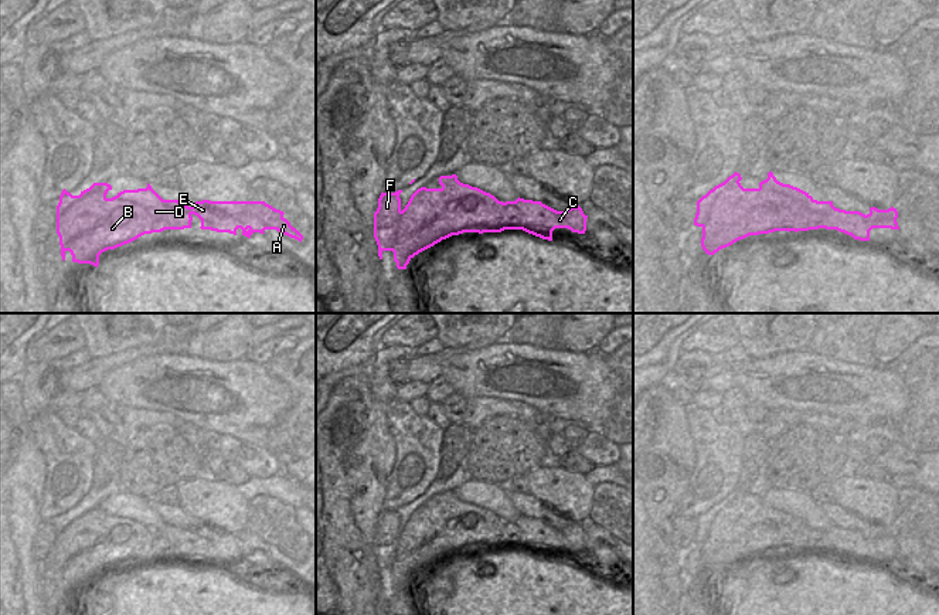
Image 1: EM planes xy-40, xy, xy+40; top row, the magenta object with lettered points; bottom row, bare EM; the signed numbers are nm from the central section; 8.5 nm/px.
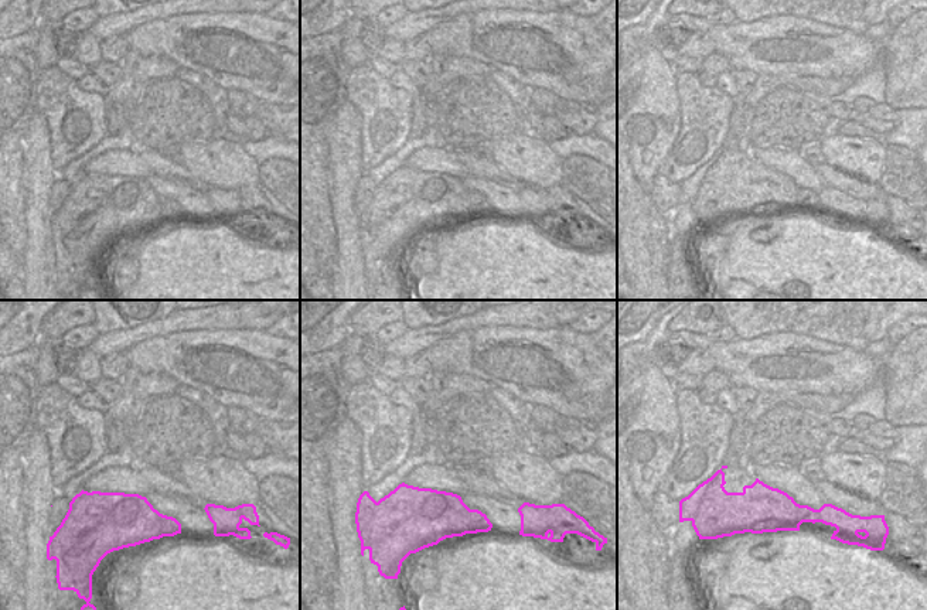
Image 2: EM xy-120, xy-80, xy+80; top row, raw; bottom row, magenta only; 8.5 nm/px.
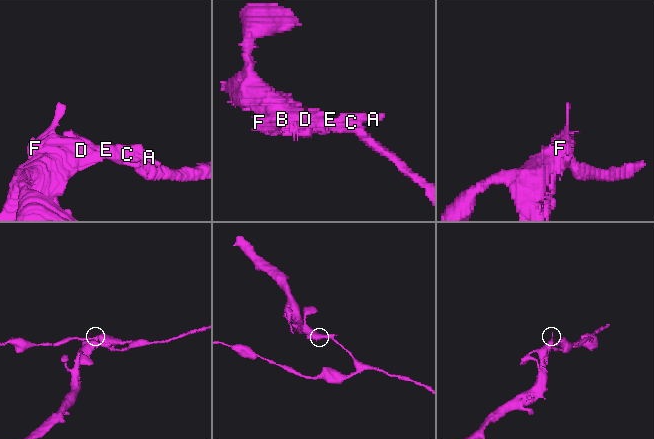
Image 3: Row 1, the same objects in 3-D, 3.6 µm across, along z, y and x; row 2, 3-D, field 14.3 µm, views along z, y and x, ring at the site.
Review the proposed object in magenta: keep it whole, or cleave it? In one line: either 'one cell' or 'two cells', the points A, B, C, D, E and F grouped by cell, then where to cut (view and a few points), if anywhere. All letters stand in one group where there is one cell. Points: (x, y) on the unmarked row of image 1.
two cells; A C E / B D F; cut in xy along (504, 520), (511, 520), (520, 529), (521, 546)

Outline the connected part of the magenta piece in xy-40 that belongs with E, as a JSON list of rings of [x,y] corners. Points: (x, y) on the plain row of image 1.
[[[195,519],[186,529],[201,537],[201,547],[229,550],[251,555],[254,550],[265,551],[265,547],[276,547],[302,560],[303,553],[283,534],[283,529],[265,519]]]

